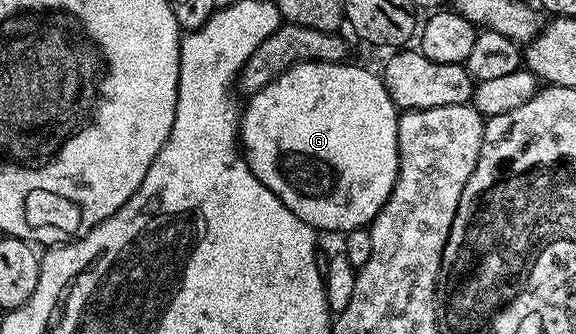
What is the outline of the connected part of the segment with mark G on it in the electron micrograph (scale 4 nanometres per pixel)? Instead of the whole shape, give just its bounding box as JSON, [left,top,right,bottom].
[239,61,399,234]

